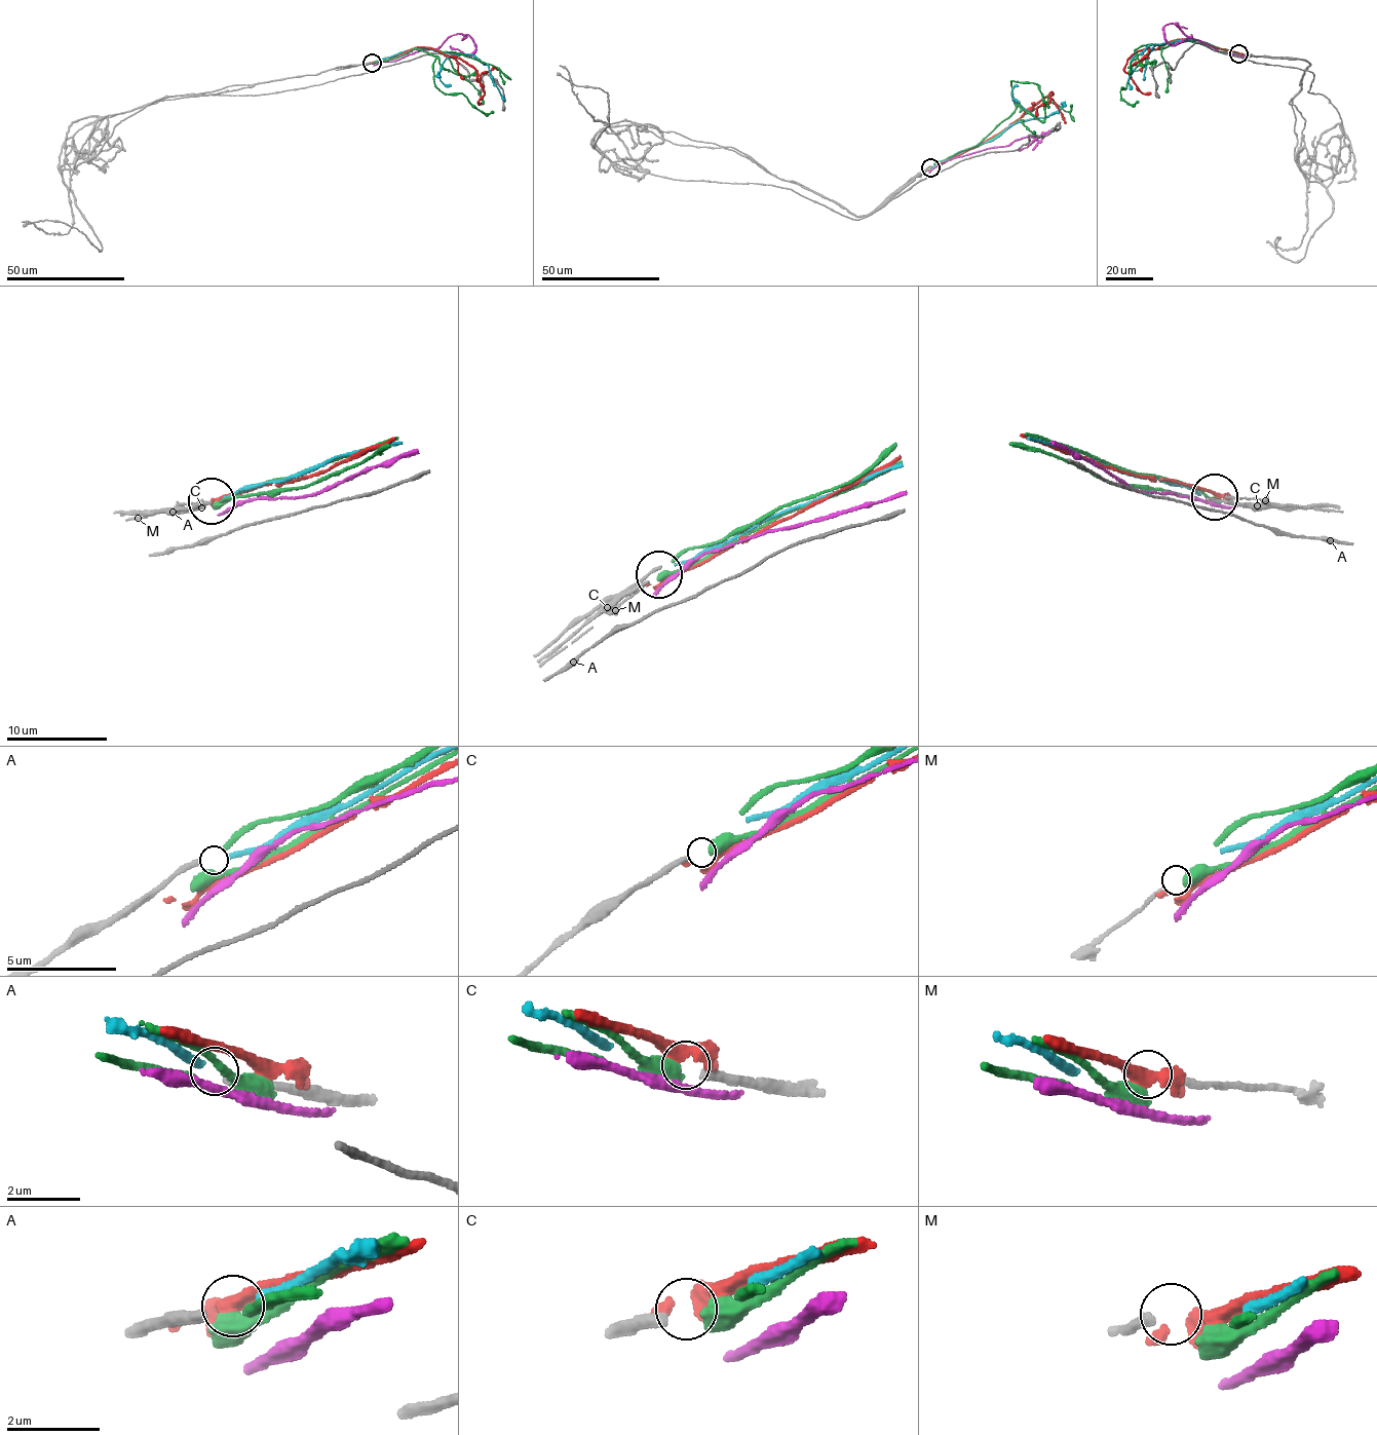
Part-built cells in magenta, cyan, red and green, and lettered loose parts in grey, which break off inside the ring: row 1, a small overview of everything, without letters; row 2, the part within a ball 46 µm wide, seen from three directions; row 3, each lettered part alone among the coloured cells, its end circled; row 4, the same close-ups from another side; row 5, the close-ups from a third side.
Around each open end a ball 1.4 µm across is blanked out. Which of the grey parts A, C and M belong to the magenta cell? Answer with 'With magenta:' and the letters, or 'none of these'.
With magenta: none of these

